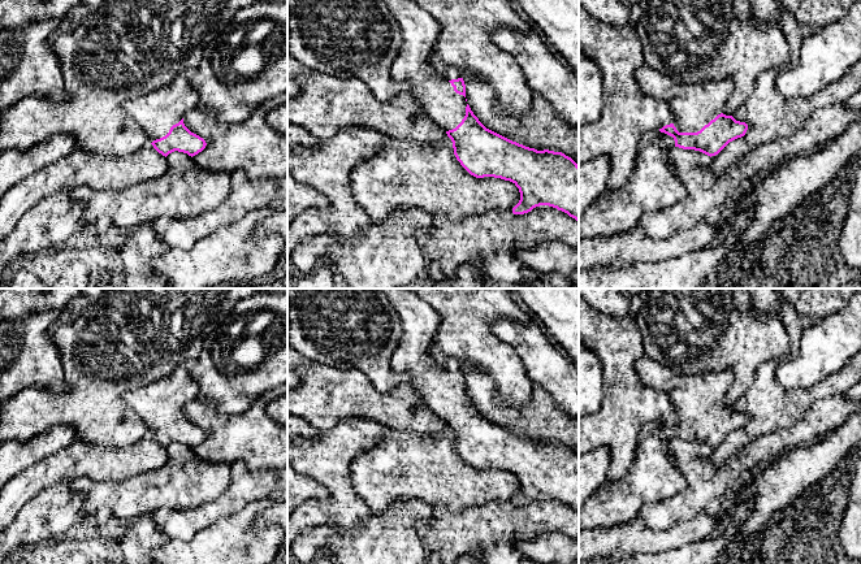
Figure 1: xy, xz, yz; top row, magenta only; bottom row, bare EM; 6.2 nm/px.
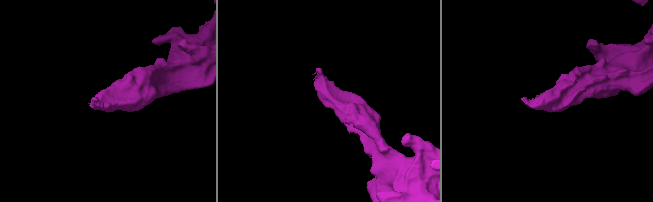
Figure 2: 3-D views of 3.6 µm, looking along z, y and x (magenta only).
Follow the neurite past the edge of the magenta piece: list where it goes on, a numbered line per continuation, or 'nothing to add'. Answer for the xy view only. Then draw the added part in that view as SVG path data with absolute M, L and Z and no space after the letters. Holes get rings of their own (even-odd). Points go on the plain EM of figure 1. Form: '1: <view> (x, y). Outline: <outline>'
1: xy (155, 404). Outline: M183 364L164 378L126 392L124 399L152 434L165 428L198 394L199 385L190 376L190 364Z

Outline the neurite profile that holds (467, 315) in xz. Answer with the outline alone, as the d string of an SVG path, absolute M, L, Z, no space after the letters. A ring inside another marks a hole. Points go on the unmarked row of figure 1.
M412 288L440 316L429 352L444 365L455 359L460 369L472 365L489 376L496 391L510 405L531 399L533 382L515 350L499 339L492 325L499 317L532 322L511 299L510 288Z

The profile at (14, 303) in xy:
M0 288L0 321L23 318L38 312L61 312L78 296L78 288Z

